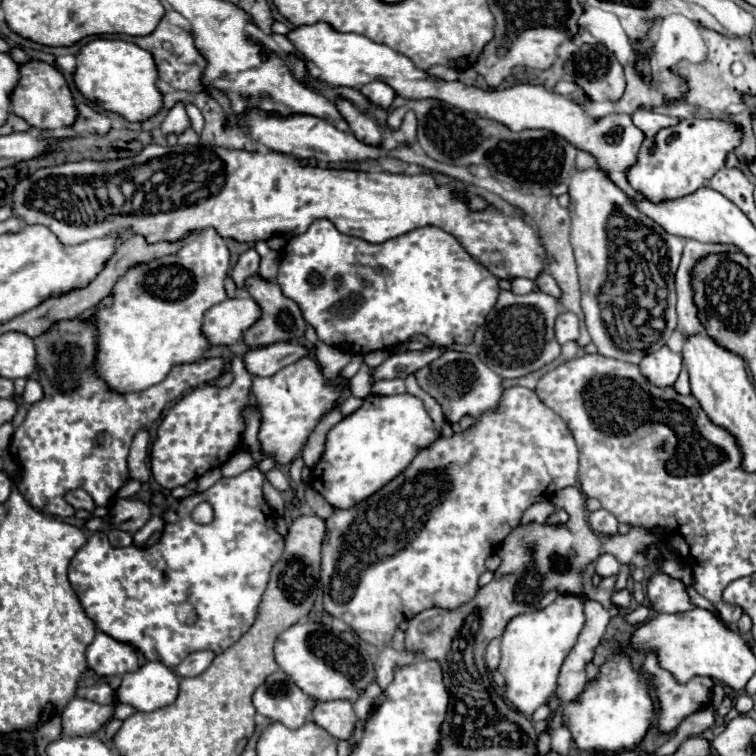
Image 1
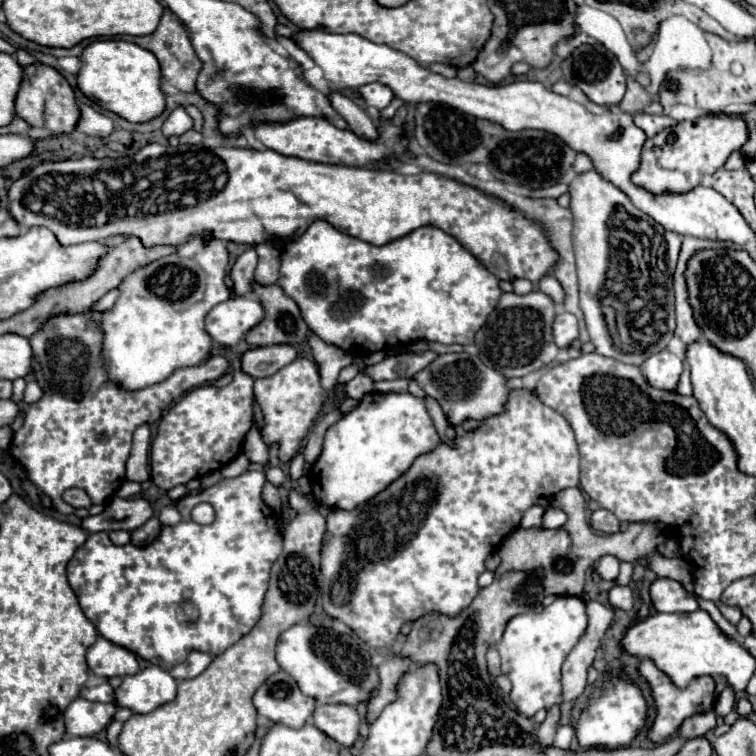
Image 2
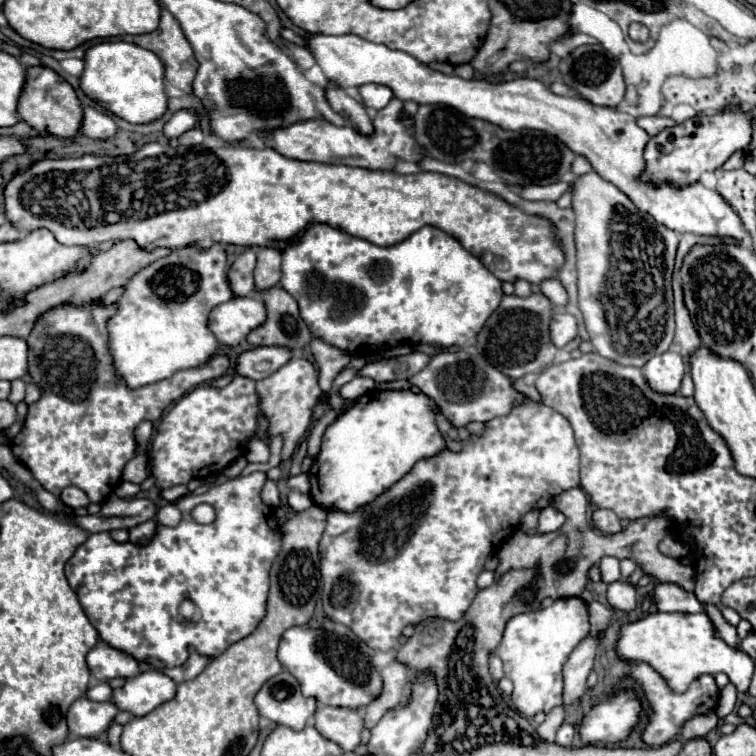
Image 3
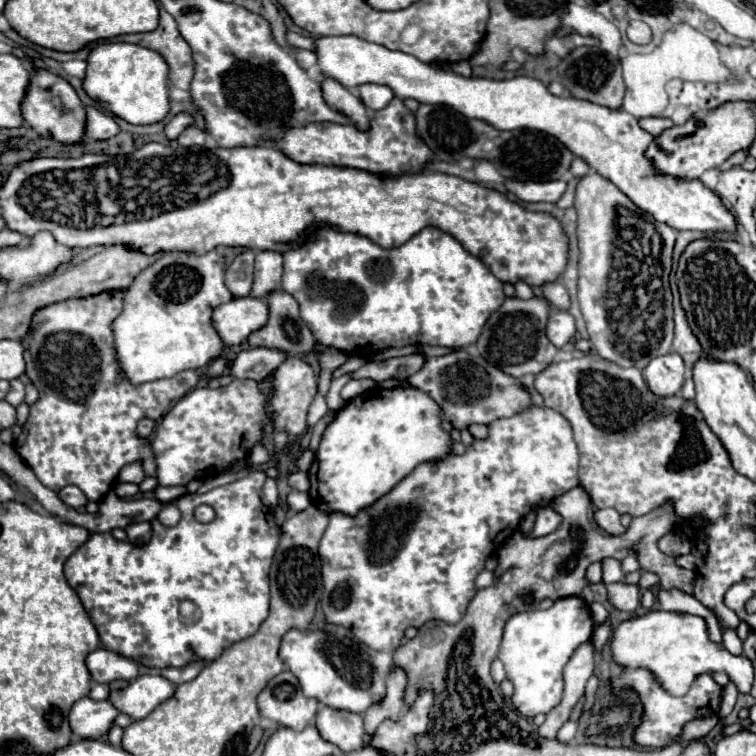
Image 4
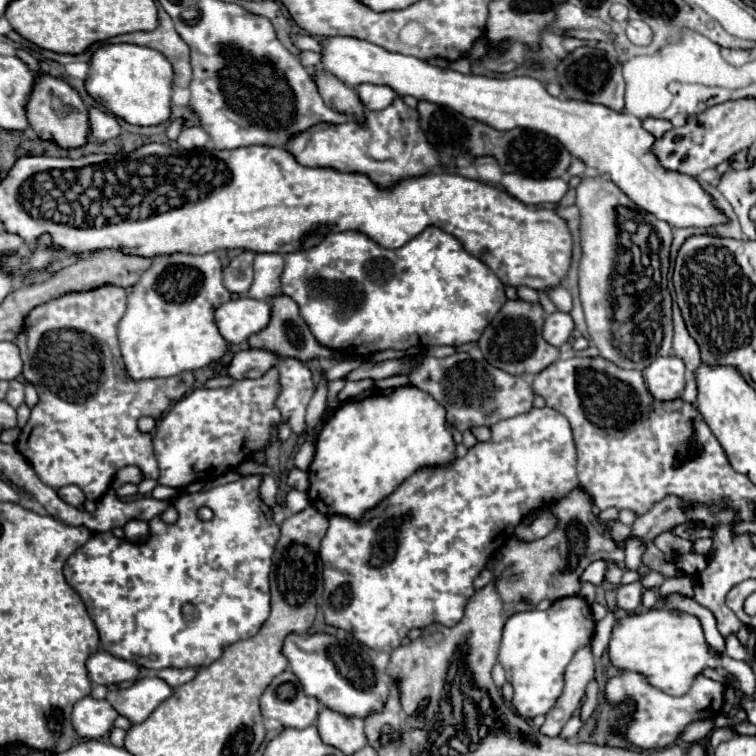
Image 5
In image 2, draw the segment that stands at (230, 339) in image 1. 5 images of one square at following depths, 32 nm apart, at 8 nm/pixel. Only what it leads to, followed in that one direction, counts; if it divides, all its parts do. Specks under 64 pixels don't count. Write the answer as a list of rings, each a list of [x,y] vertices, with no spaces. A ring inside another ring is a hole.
[[[236,296],[216,304],[204,320],[204,328],[216,344],[236,346],[250,328],[264,318],[262,304],[252,296]]]

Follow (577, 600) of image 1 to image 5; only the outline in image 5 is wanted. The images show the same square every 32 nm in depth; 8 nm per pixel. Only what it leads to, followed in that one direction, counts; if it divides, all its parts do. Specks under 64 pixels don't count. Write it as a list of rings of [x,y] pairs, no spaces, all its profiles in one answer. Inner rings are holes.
[[[582,596],[560,598],[548,610],[518,612],[506,622],[498,662],[506,670],[506,680],[514,686],[512,704],[520,716],[534,718],[556,704],[564,688],[564,668],[578,648],[590,644],[594,624],[590,604]]]

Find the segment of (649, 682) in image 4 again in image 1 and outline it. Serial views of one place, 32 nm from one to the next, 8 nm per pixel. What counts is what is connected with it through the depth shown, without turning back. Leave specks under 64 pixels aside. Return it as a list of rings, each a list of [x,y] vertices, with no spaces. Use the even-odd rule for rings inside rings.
[[[654,652],[646,656],[646,662],[642,668],[646,674],[654,678],[654,684],[658,690],[662,732],[674,730],[682,722],[682,718],[710,704],[710,694],[714,686],[712,678],[696,676],[688,684],[680,684],[668,670],[660,668]]]

